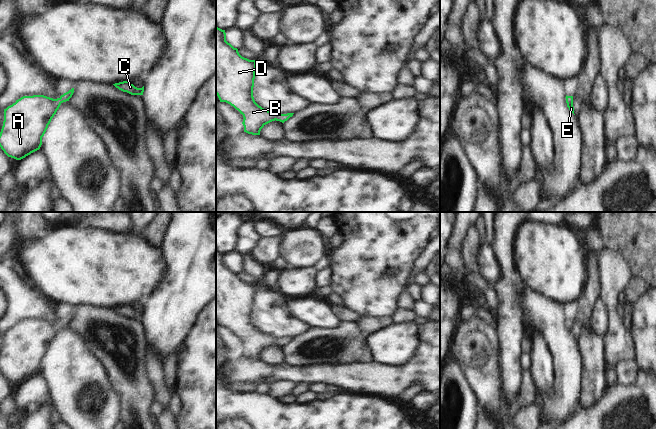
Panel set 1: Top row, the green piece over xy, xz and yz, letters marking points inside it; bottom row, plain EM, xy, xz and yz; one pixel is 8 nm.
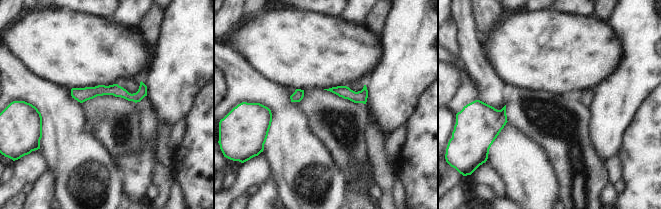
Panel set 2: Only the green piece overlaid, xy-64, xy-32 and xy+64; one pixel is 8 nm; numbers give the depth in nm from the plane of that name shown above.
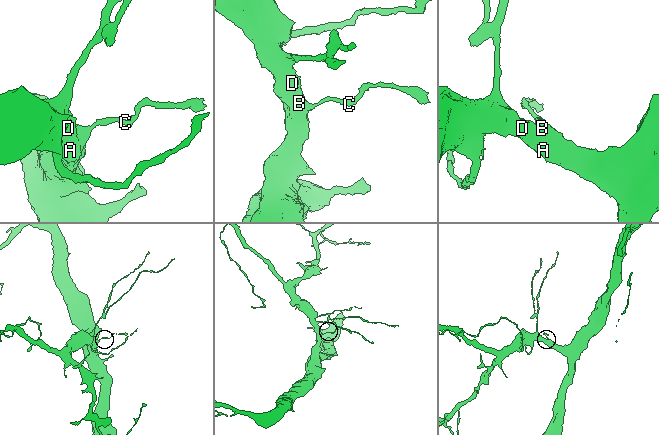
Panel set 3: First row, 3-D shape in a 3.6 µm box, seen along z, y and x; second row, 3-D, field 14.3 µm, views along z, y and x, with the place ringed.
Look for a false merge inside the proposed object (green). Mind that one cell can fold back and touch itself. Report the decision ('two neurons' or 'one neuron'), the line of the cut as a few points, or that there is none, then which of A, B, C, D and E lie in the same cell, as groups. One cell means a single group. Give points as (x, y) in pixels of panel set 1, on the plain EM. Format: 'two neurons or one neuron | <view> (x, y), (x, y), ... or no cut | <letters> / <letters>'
one neuron | no cut | A B C D E

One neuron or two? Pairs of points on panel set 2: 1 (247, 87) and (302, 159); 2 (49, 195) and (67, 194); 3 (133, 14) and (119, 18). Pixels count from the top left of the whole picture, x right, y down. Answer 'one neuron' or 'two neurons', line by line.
1: one neuron
2: two neurons
3: one neuron

